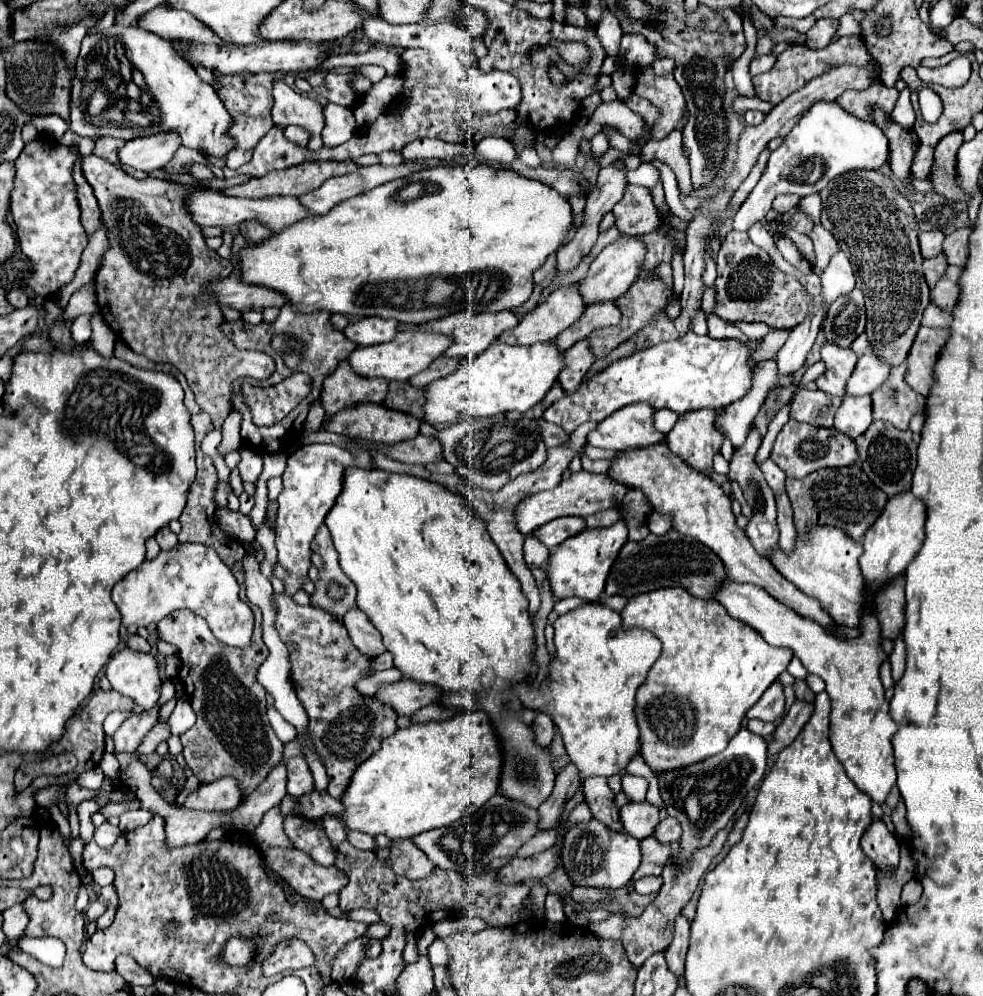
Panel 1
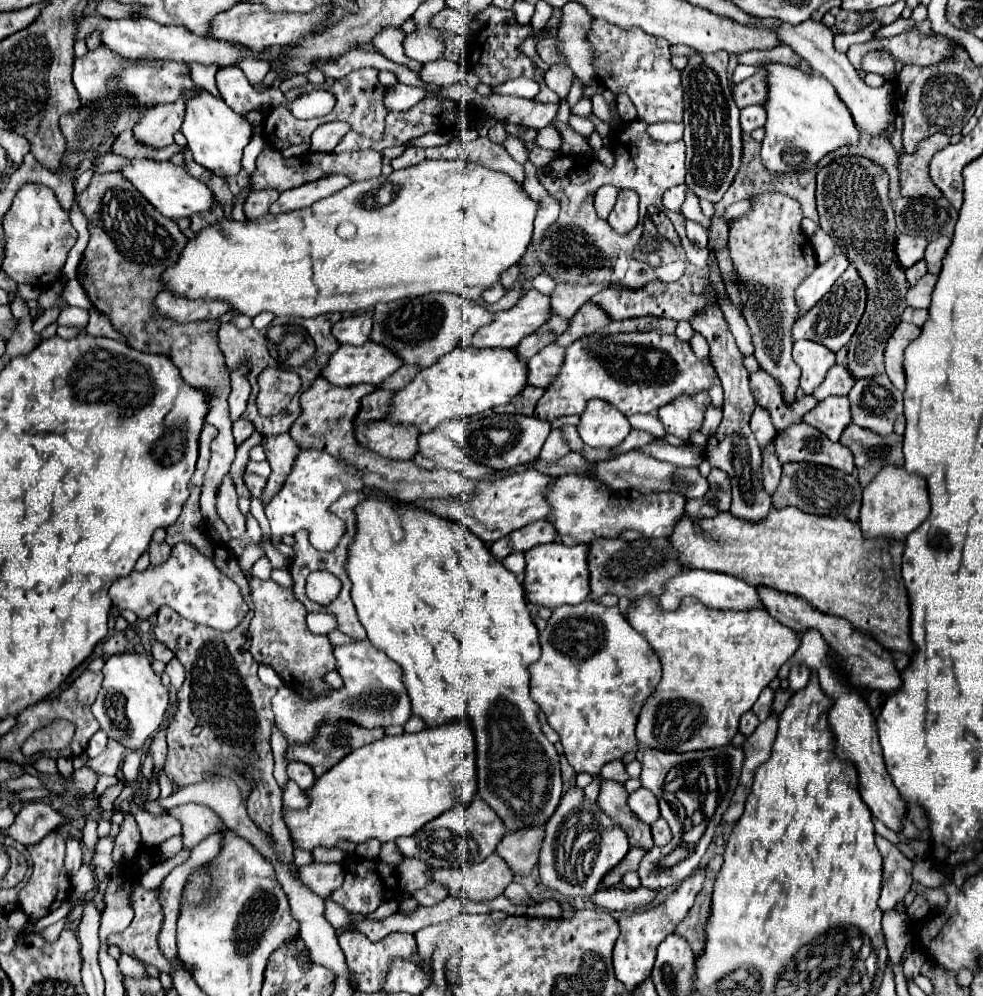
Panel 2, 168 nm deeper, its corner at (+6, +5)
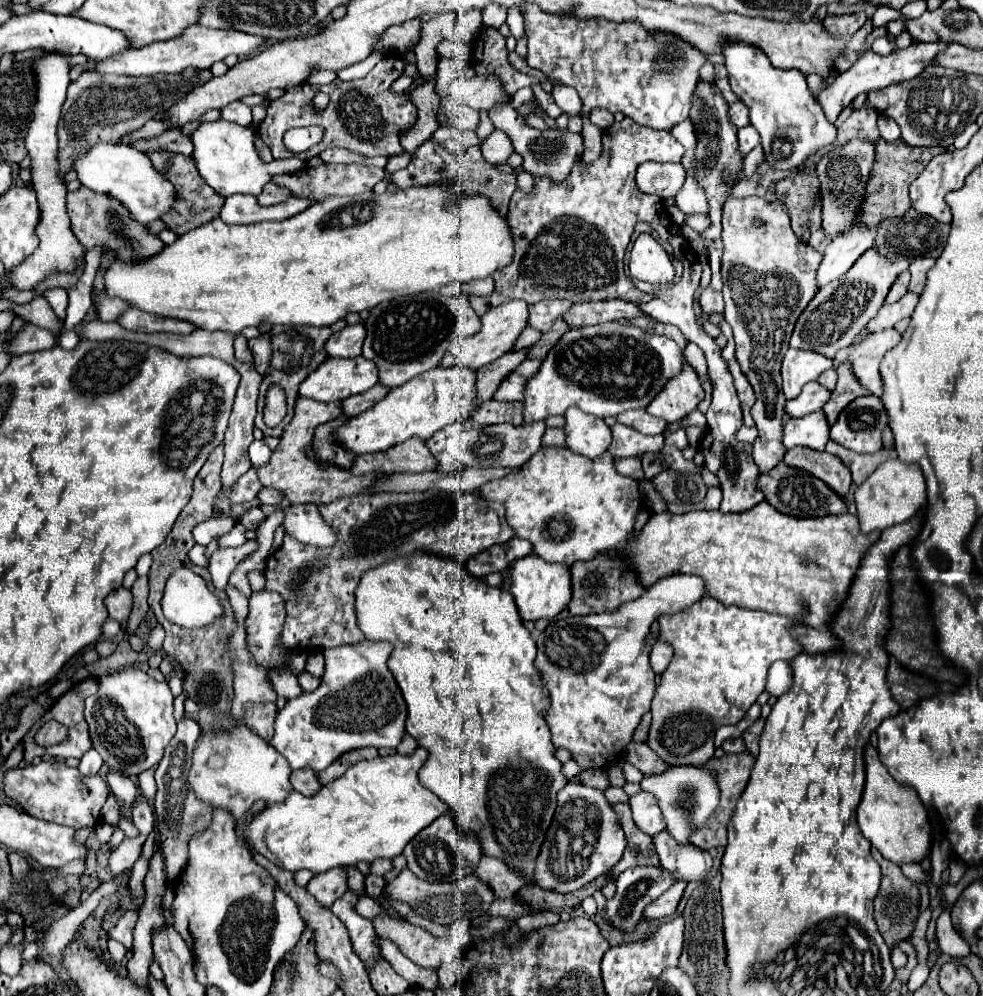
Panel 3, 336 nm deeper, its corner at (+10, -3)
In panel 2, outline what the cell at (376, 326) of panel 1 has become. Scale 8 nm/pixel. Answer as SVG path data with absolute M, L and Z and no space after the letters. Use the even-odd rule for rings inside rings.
M365 312L359 316L349 316L339 320L333 326L333 336L341 342L341 344L353 344L353 346L361 346L369 340L373 330L373 312Z

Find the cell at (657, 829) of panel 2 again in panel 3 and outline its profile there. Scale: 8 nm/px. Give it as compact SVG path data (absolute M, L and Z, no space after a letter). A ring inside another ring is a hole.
M667 830L657 834L653 840L655 840L655 850L659 854L661 866L667 868L669 872L673 872L673 876L677 880L699 882L699 880L707 878L707 874L713 866L713 858L709 852L693 848L691 844L687 844L687 848L683 848L673 836L669 836Z

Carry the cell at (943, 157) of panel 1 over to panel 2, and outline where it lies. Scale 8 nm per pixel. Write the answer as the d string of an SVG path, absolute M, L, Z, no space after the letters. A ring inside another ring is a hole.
M937 132L921 140L915 154L903 154L899 158L901 192L905 192L905 196L931 196L931 198L941 196L941 190L937 190L937 186L933 186L929 178L929 162L947 144L949 144L949 136Z

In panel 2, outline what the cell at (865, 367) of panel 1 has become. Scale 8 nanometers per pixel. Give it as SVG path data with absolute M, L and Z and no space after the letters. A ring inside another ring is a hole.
M835 364L829 370L821 388L817 388L817 392L813 392L813 396L817 396L817 400L823 400L827 396L847 396L847 392L851 392L853 384L855 384L855 376L849 372L849 368L845 364Z

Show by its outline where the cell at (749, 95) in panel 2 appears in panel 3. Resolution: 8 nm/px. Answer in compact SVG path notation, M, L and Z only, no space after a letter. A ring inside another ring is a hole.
M737 100L735 104L729 106L729 120L737 126L737 128L743 128L749 124L749 110Z

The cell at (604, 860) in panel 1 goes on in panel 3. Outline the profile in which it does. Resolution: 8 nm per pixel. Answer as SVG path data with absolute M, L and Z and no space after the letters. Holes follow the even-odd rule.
M569 782L557 794L557 810L537 858L535 880L541 888L553 888L561 894L575 892L597 876L607 874L621 860L623 850L625 834L603 792L581 782Z

